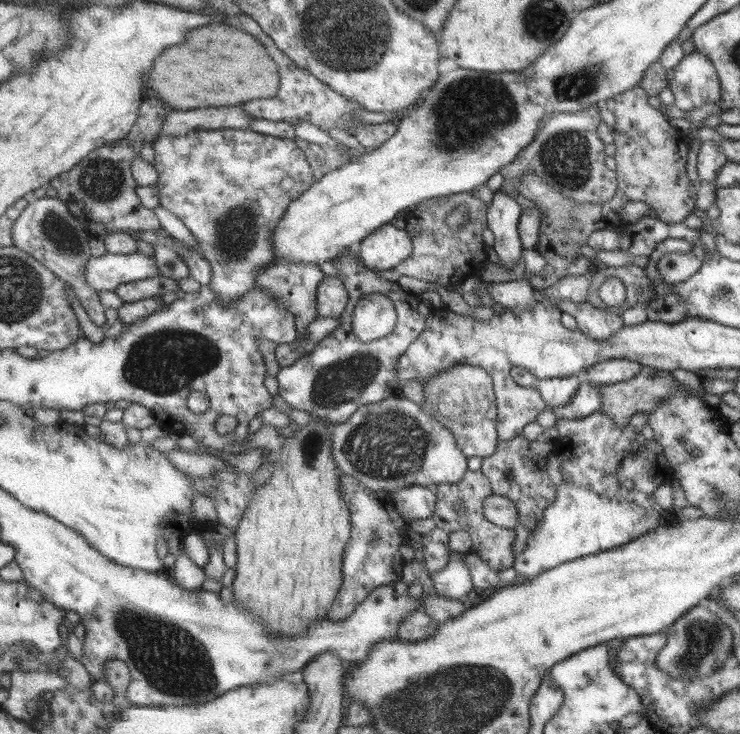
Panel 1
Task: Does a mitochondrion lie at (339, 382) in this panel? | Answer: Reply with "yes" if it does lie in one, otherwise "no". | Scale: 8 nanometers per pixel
yes

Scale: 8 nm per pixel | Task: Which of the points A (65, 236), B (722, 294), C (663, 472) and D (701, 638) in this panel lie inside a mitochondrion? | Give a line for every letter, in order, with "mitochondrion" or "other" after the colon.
A: mitochondrion
B: mitochondrion
C: other
D: mitochondrion

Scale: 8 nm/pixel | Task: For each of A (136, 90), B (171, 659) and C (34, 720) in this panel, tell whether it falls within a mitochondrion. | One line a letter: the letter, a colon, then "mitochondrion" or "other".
A: other
B: mitochondrion
C: other

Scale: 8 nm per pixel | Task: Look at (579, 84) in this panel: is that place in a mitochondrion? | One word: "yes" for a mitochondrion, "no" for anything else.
yes

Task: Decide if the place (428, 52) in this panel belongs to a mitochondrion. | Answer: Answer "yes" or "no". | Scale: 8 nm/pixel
no

